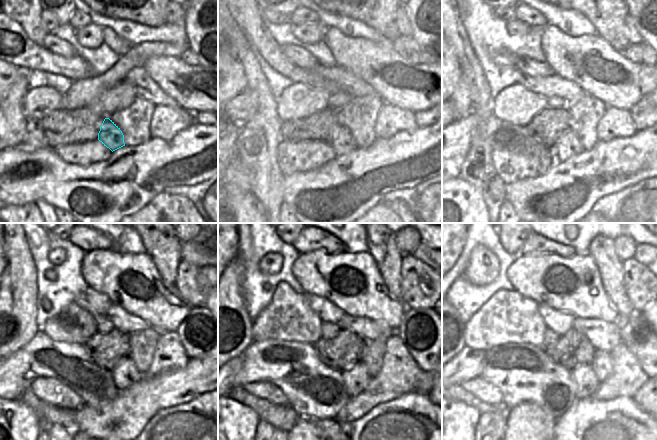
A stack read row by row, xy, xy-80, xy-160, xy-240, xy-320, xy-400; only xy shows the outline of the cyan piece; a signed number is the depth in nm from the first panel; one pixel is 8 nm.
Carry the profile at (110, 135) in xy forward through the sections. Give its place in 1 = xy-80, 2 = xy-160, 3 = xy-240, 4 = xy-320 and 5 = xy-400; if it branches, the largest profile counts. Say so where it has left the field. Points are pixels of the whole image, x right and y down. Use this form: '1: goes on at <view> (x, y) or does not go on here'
1: goes on at xy-80 (342, 142)
2: goes on at xy-160 (568, 145)
3: goes on at xy-240 (124, 374)
4: goes on at xy-320 (356, 379)
5: goes on at xy-400 (586, 382)

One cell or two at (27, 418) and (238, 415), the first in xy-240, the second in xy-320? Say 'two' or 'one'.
one

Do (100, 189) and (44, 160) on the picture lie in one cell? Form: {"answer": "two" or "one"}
{"answer": "one"}

